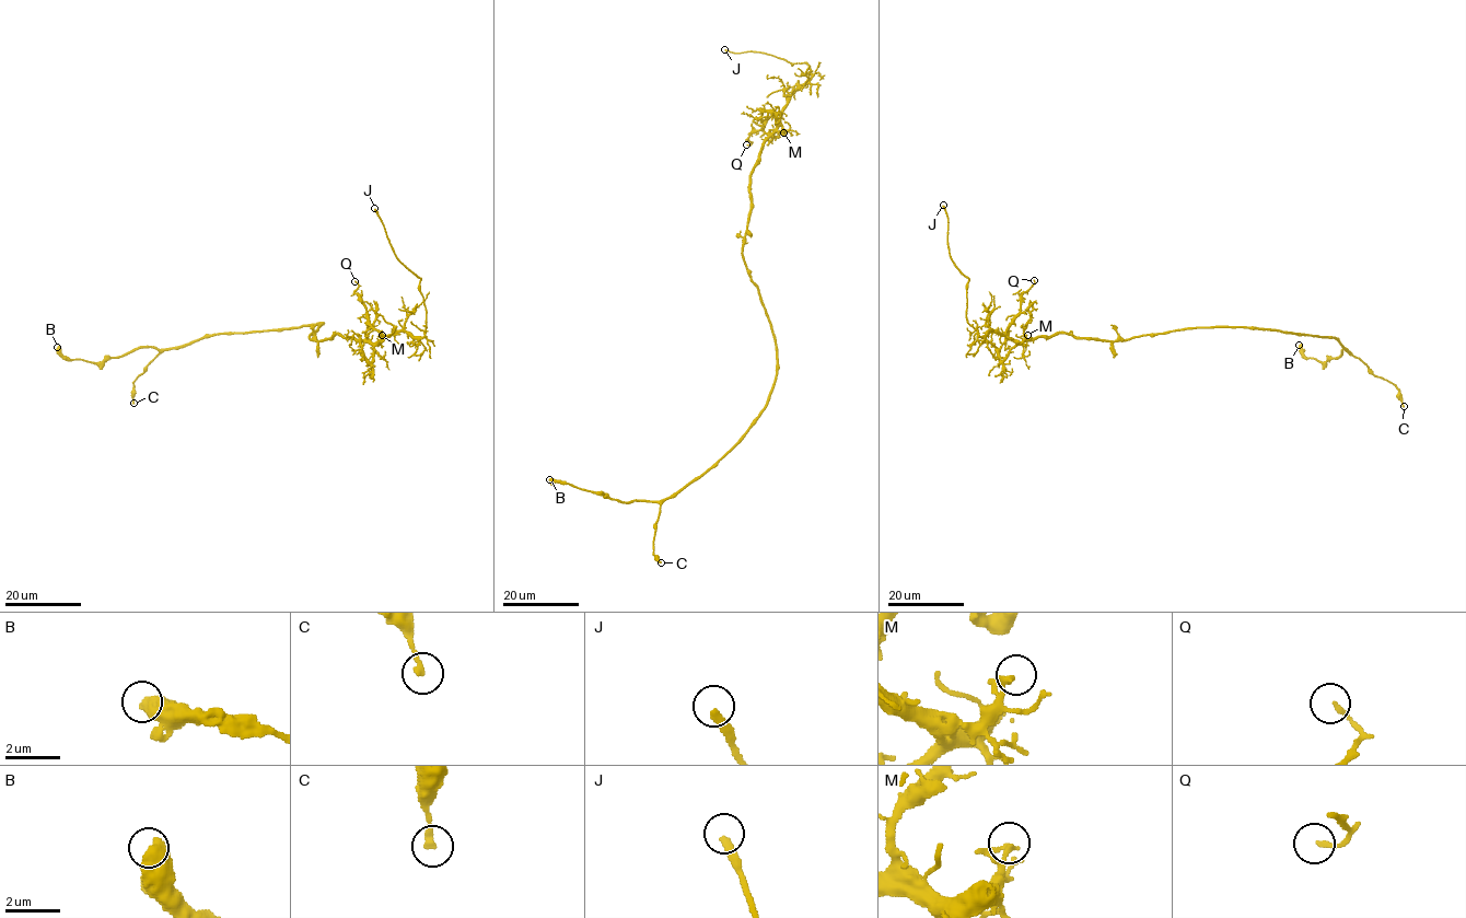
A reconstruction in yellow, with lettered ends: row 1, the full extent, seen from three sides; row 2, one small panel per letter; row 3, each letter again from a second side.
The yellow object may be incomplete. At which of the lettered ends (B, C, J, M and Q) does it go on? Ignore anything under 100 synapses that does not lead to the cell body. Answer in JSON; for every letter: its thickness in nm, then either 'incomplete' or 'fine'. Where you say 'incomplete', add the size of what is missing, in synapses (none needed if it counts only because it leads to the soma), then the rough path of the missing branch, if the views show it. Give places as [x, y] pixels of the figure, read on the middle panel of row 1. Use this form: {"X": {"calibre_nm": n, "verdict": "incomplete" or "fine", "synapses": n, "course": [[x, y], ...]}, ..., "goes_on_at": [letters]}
{"B": {"calibre_nm": 700, "verdict": "fine"}, "C": {"calibre_nm": 220, "verdict": "fine"}, "J": {"calibre_nm": 320, "verdict": "incomplete"}, "M": {"calibre_nm": 160, "verdict": "fine"}, "Q": {"calibre_nm": 170, "verdict": "fine"}, "goes_on_at": ["J"]}

